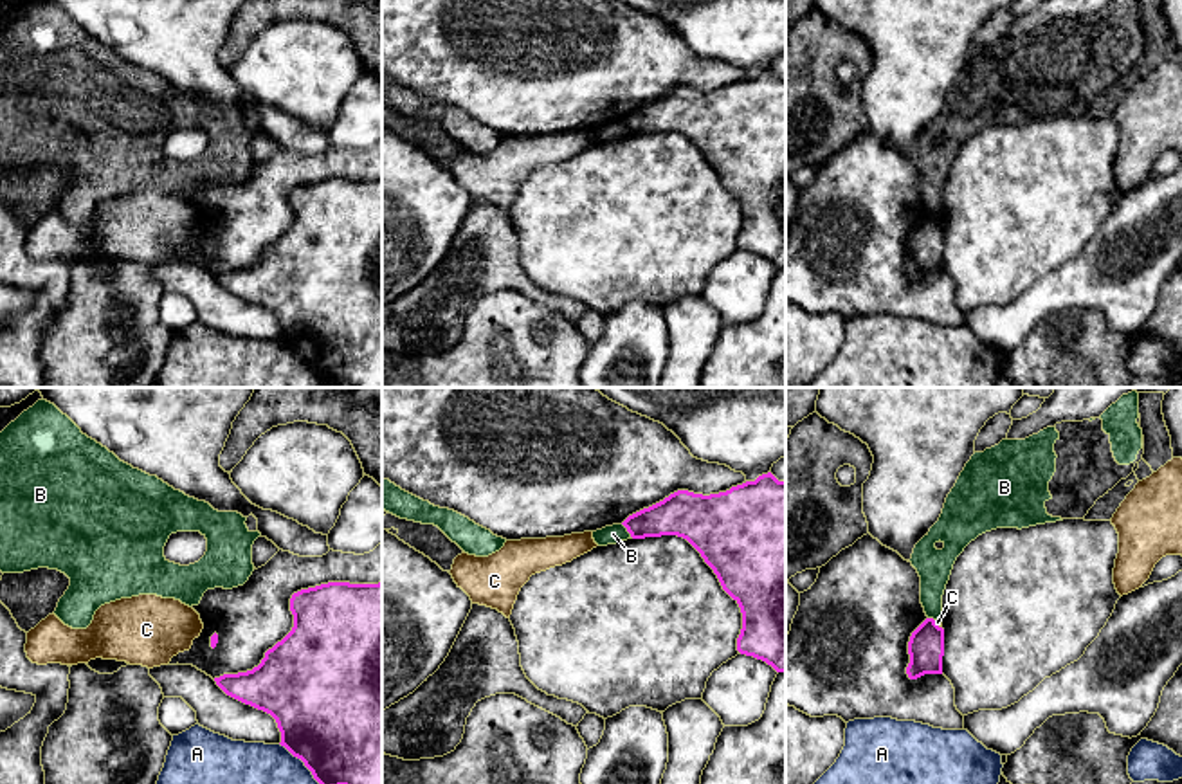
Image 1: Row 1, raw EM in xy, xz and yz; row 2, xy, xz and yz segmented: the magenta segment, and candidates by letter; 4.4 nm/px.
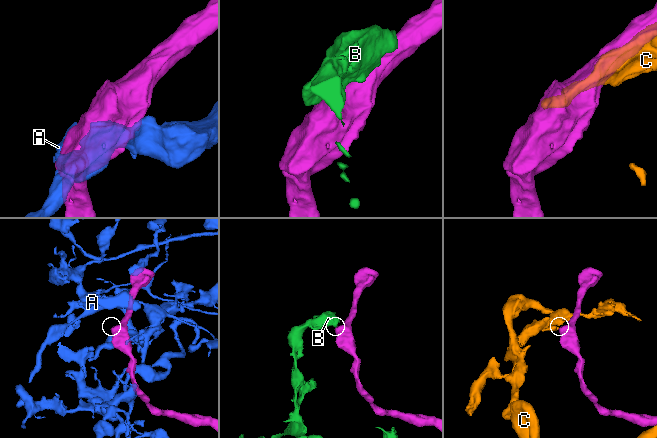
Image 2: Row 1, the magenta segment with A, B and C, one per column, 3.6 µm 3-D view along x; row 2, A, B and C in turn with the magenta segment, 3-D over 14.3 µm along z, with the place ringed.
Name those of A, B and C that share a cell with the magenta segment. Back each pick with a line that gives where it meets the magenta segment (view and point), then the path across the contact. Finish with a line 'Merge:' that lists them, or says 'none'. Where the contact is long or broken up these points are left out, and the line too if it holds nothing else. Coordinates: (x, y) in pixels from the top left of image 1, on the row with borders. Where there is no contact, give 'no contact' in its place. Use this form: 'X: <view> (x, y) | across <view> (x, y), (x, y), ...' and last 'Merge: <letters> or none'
Merge: none

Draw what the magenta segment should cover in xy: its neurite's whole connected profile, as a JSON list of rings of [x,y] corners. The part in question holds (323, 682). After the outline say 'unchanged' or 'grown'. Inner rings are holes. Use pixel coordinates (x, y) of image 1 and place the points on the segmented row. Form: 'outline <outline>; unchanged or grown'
outline [[[328,582],[301,589],[290,598],[290,611],[294,615],[292,631],[265,652],[261,663],[247,672],[214,678],[216,685],[227,696],[270,714],[281,732],[279,744],[285,746],[294,757],[301,759],[319,784],[382,784],[382,582]]]; unchanged

